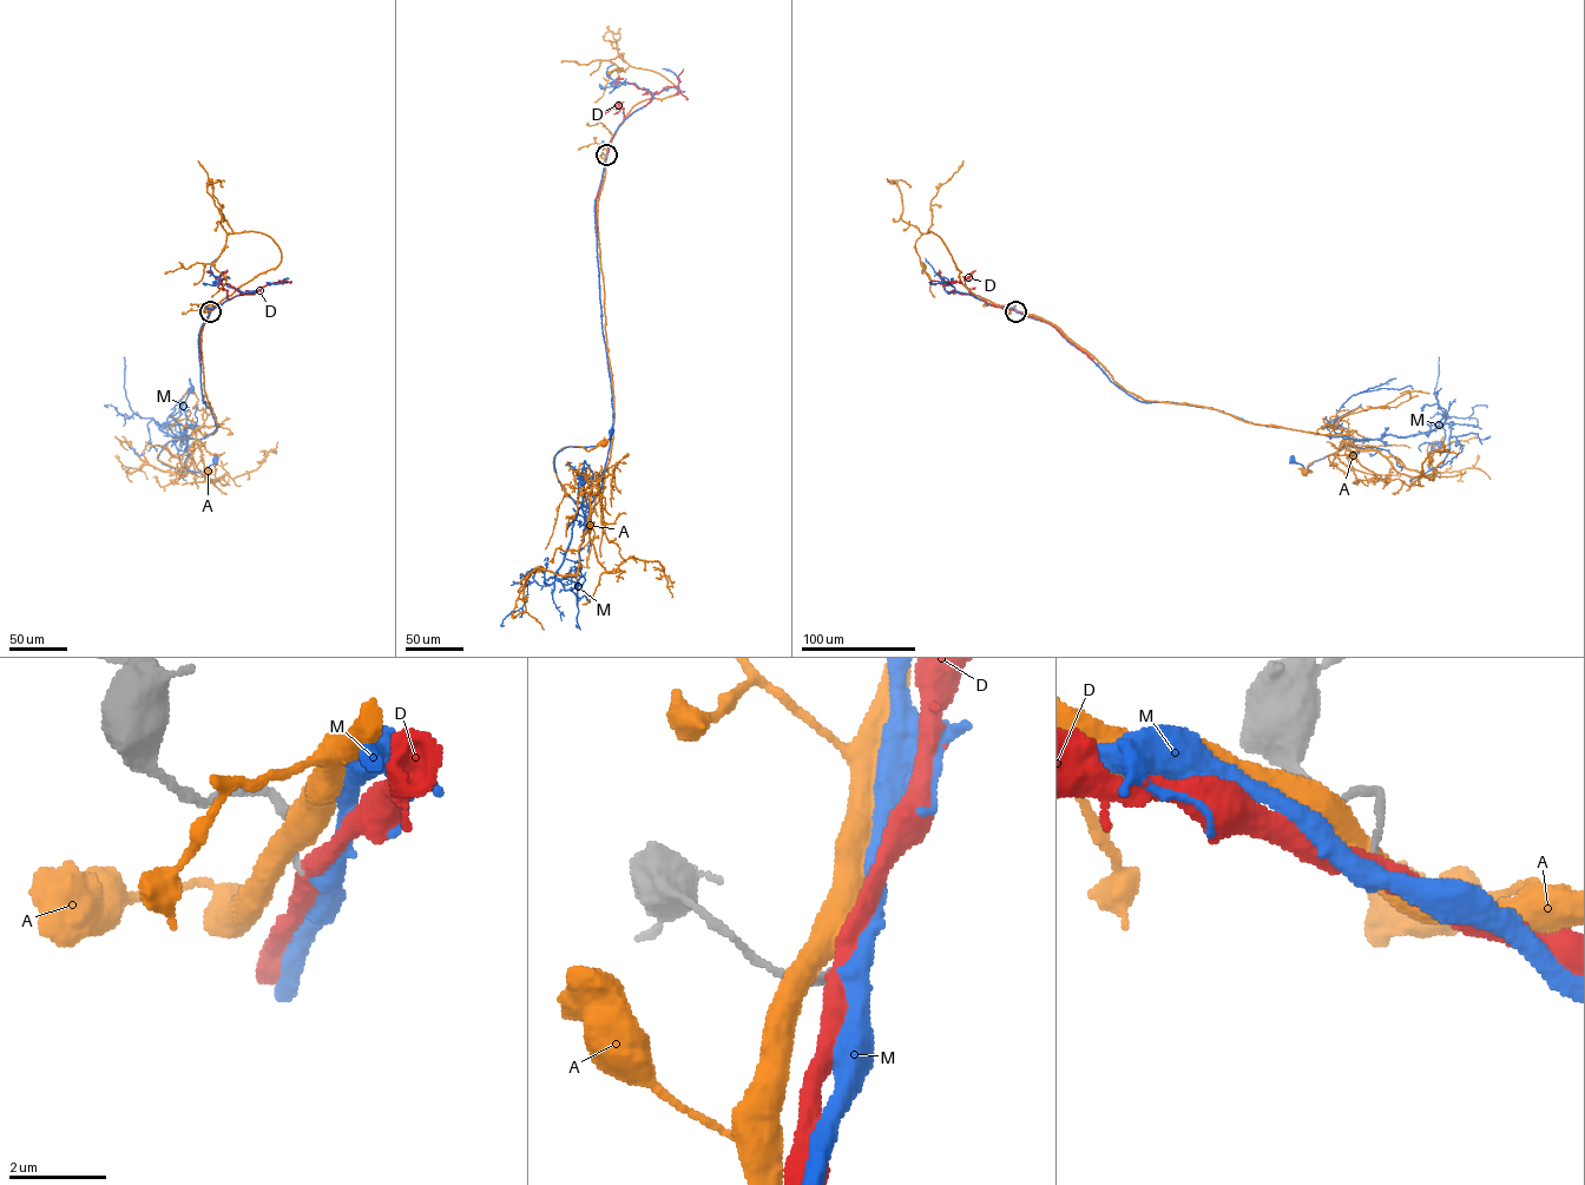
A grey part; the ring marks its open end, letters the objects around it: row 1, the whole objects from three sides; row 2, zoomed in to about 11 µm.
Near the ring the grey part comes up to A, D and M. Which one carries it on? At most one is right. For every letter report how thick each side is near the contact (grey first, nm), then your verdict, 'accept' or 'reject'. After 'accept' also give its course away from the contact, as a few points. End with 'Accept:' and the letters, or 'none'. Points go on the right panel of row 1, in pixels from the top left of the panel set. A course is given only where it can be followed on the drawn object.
A: 170 nm thick on the grey side, 480 nm on the other; reject
D: 130 nm thick on the grey side, 420 nm on the other; reject
M: 120 nm thick on the grey side, 400 nm on the other; accept; it runs (1015, 311), (1054, 326), (1139, 401), (1212, 408), (1257, 425), (1368, 440), (1314, 461), (1307, 472), (1291, 460)
Accept: M

